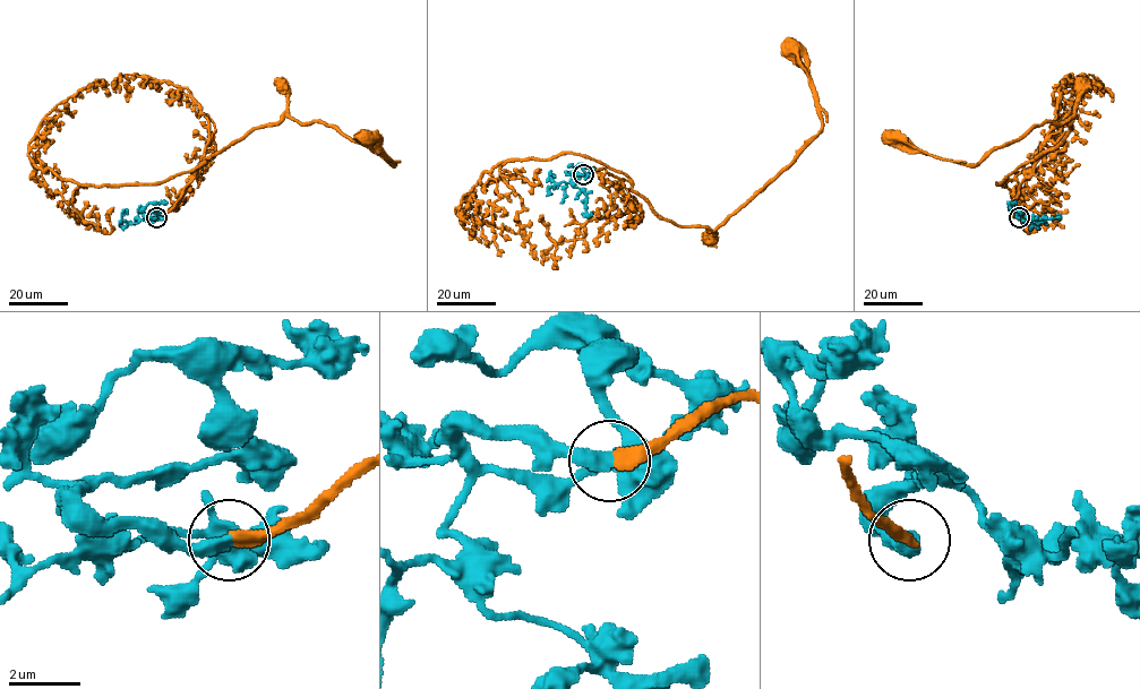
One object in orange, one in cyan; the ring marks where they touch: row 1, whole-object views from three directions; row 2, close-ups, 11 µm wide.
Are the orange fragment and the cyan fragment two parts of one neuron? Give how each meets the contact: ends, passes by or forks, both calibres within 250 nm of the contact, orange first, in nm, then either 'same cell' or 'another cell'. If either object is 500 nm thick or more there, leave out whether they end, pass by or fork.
orange ends; cyan ends; calibres 360 and 400 nm; same cell

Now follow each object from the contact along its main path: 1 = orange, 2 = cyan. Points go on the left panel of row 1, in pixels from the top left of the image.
1: (156, 217), (173, 206), (194, 170), (206, 158), (284, 117), (333, 126), (395, 165), (367, 138)
2: (156, 217), (143, 215), (146, 220), (159, 218), (154, 215)

